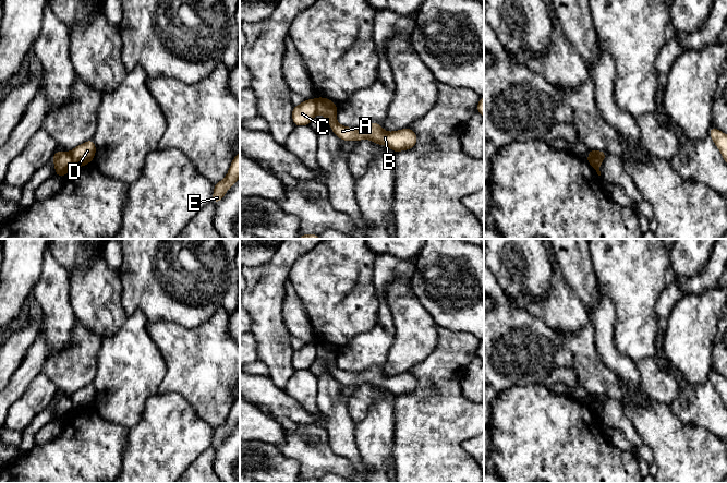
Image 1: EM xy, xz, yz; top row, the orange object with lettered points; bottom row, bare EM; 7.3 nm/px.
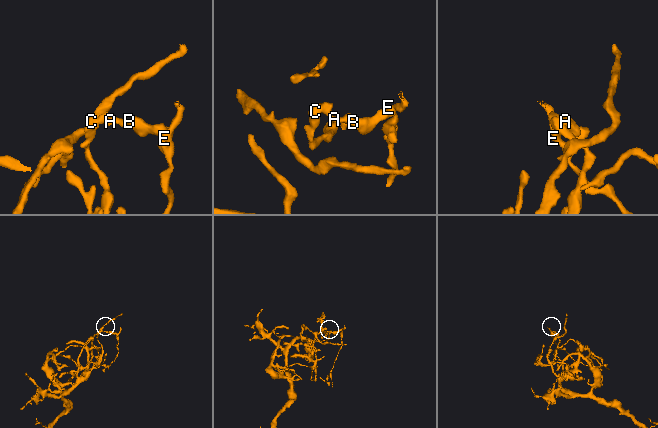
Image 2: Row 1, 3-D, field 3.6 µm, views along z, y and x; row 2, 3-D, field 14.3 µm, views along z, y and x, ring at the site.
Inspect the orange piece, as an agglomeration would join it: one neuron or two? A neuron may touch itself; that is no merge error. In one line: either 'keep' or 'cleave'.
cleave

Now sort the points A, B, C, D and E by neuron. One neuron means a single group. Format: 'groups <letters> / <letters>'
groups A B D E / C

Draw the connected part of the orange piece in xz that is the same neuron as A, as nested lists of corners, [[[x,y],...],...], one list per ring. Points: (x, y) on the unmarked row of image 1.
[[[317,341],[317,358],[324,360],[332,376],[342,385],[361,385],[367,383],[378,389],[385,389],[395,397],[411,394],[415,390],[417,382],[410,372],[398,374],[395,376],[385,375],[379,367],[371,366],[363,372],[347,372],[337,366],[337,349],[330,343]]]

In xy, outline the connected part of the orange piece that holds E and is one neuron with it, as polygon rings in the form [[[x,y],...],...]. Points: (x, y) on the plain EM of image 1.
[[[240,396],[233,402],[226,422],[215,427],[213,447],[216,448],[221,445],[226,436],[238,425],[240,422]]]

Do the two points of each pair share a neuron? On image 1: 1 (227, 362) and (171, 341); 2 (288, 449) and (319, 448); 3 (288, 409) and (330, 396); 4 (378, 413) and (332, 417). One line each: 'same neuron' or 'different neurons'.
1: same neuron
2: same neuron
3: different neurons
4: different neurons

